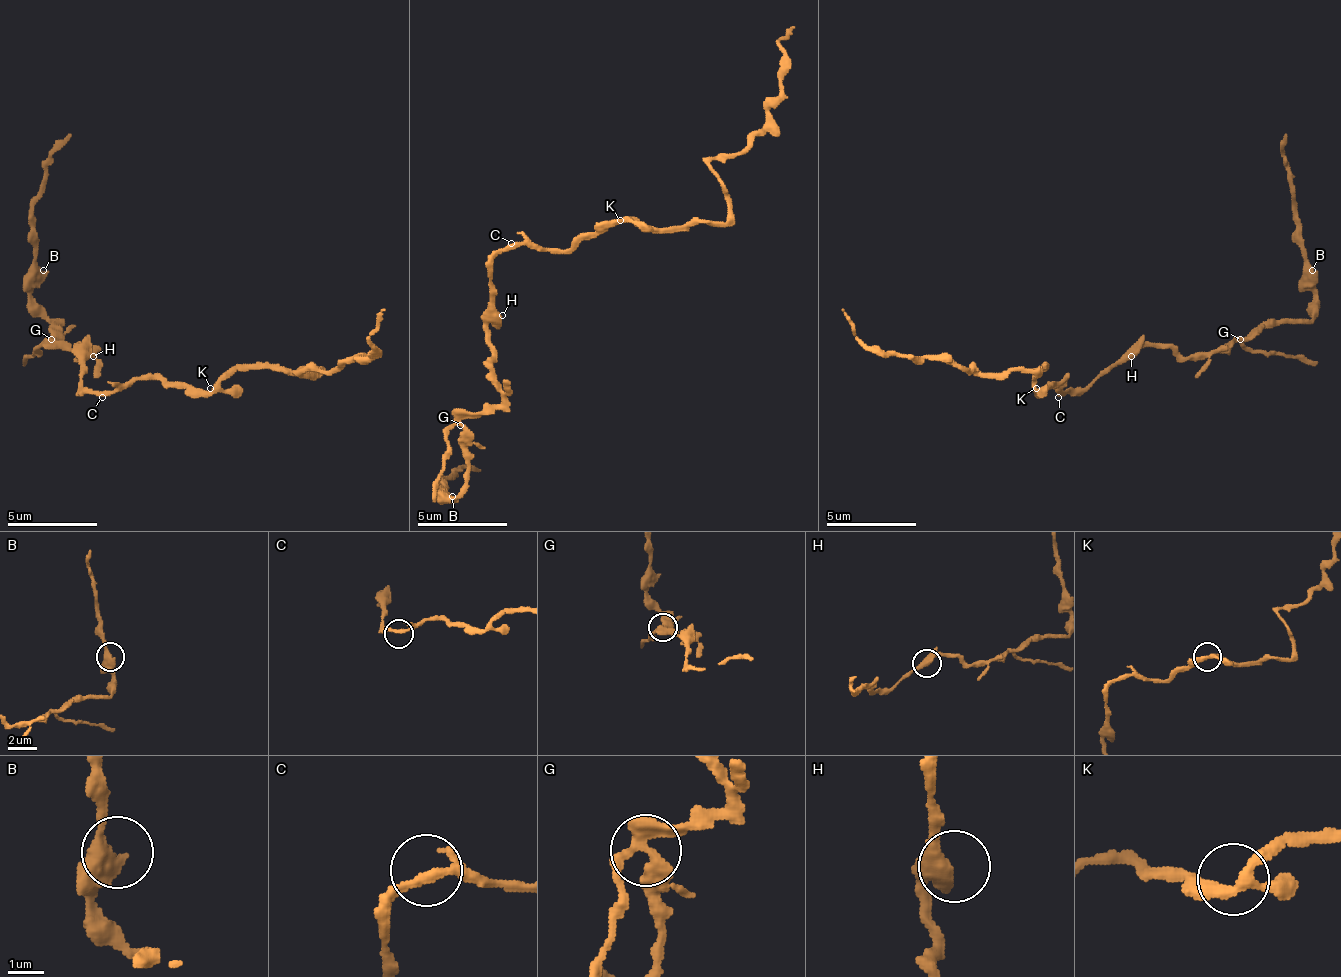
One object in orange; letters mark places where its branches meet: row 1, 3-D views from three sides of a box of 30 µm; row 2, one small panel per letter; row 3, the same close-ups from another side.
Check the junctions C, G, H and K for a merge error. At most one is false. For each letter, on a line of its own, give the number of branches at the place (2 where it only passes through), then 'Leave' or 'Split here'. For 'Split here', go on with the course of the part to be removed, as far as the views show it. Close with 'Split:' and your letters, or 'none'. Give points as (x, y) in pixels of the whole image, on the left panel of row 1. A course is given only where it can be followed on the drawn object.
C: Branches: 2. Leave
G: Branches: 3. Split here. Course of the part to remove: (52, 338), (56, 324), (34, 297), (34, 202), (47, 157), (70, 134)
H: Branches: 3. Leave
K: Branches: 3. Leave
Split: G

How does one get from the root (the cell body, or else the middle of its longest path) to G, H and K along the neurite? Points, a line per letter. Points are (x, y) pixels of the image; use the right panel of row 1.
G: (1063, 392), (1090, 388), (1144, 347), (1171, 347), (1185, 356), (1208, 356), (1212, 351), (1226, 351), (1239, 338)
H: (1063, 392), (1072, 388), (1090, 388), (1131, 356)
K: (1063, 392), (1058, 388), (1063, 378), (1058, 383), (1049, 383), (1040, 392), (1036, 388)

